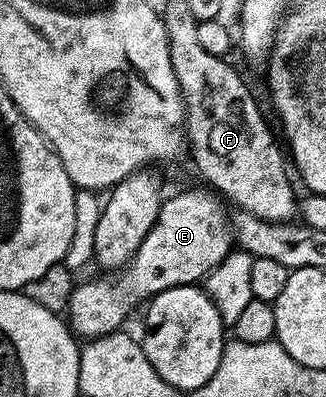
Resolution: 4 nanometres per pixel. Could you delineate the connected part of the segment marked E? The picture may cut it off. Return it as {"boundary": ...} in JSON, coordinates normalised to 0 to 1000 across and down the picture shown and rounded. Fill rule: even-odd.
{"boundary":[[[623,474],[564,476],[555,486],[534,489],[531,496],[506,494],[491,509],[485,552],[472,572],[460,572],[448,602],[436,602],[436,622],[423,622],[423,632],[396,652],[390,668],[353,693],[307,693],[319,698],[258,708],[248,718],[242,710],[224,725],[221,751],[202,781],[202,806],[236,851],[279,854],[359,836],[377,821],[368,816],[429,766],[433,776],[457,753],[512,728],[623,710],[693,652],[699,637],[715,632],[718,567],[706,554],[706,537],[699,547],[696,531],[687,529],[690,509],[641,474]]]}

